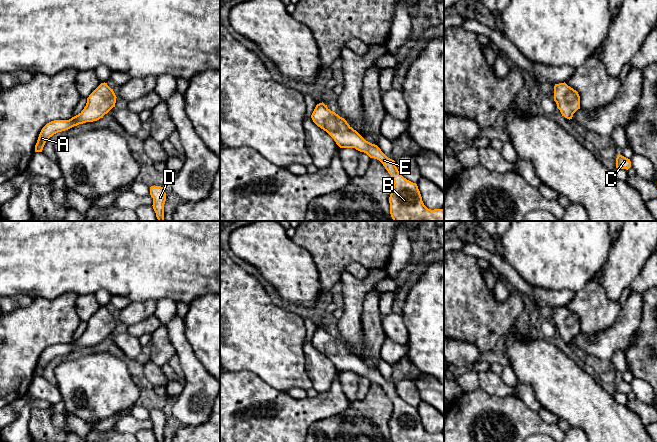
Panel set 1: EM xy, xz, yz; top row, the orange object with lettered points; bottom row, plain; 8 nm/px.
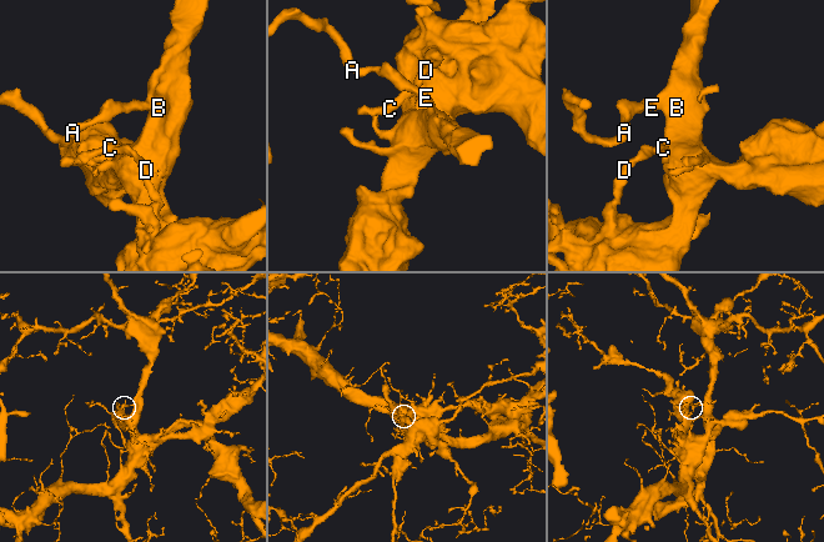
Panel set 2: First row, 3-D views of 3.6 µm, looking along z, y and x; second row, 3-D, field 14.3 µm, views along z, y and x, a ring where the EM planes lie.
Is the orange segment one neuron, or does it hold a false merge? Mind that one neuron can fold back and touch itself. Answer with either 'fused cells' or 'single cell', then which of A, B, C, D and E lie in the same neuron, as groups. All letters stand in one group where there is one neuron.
fused cells; A / B C D E

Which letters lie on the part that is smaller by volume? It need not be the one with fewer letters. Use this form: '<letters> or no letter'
A

